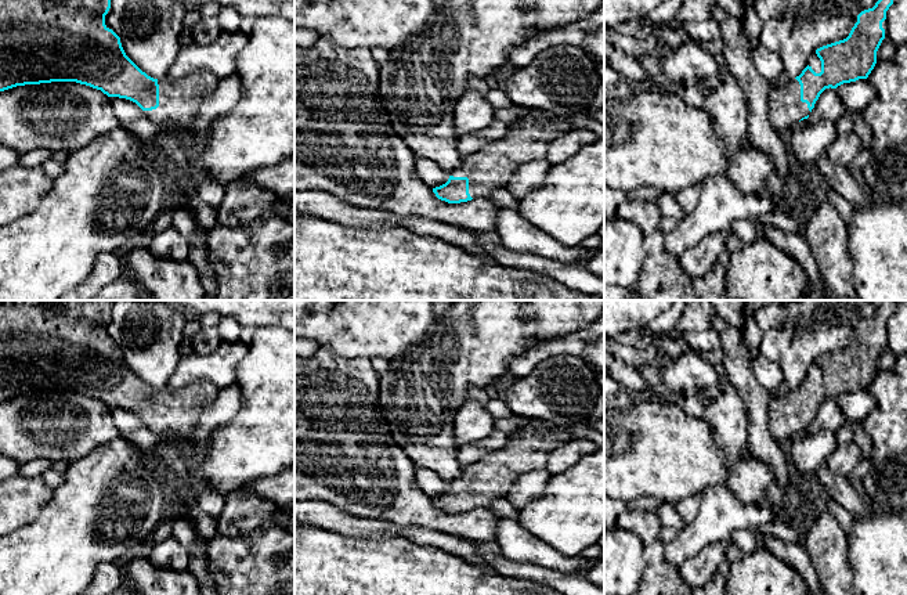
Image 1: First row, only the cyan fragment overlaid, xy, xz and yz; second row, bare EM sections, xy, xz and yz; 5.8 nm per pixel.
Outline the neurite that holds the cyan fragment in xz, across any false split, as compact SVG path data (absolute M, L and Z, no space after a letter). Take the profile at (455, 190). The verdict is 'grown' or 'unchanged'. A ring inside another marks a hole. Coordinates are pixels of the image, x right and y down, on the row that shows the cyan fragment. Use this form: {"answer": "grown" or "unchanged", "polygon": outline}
{"answer": "grown", "polygon": "M552 113L545 119L523 115L507 126L503 138L463 158L462 165L451 173L448 181L433 188L438 199L460 203L489 196L520 166L545 161L553 138L577 129L565 116Z"}

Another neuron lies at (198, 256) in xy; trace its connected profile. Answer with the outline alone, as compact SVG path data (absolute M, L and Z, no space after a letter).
M196 223L195 234L203 242L200 245L191 245L188 262L198 271L199 280L206 292L206 300L213 300L216 293L216 274L209 260L209 250L206 246L207 230Z

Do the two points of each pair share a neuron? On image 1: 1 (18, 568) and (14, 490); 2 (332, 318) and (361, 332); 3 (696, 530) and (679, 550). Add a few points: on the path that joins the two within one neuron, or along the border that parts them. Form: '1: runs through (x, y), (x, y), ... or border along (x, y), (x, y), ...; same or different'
1: border along (42, 509), (35, 519), (14, 532); different
2: runs through (339, 318), (347, 318), (354, 325); same
3: runs through (694, 534), (683, 545); same

